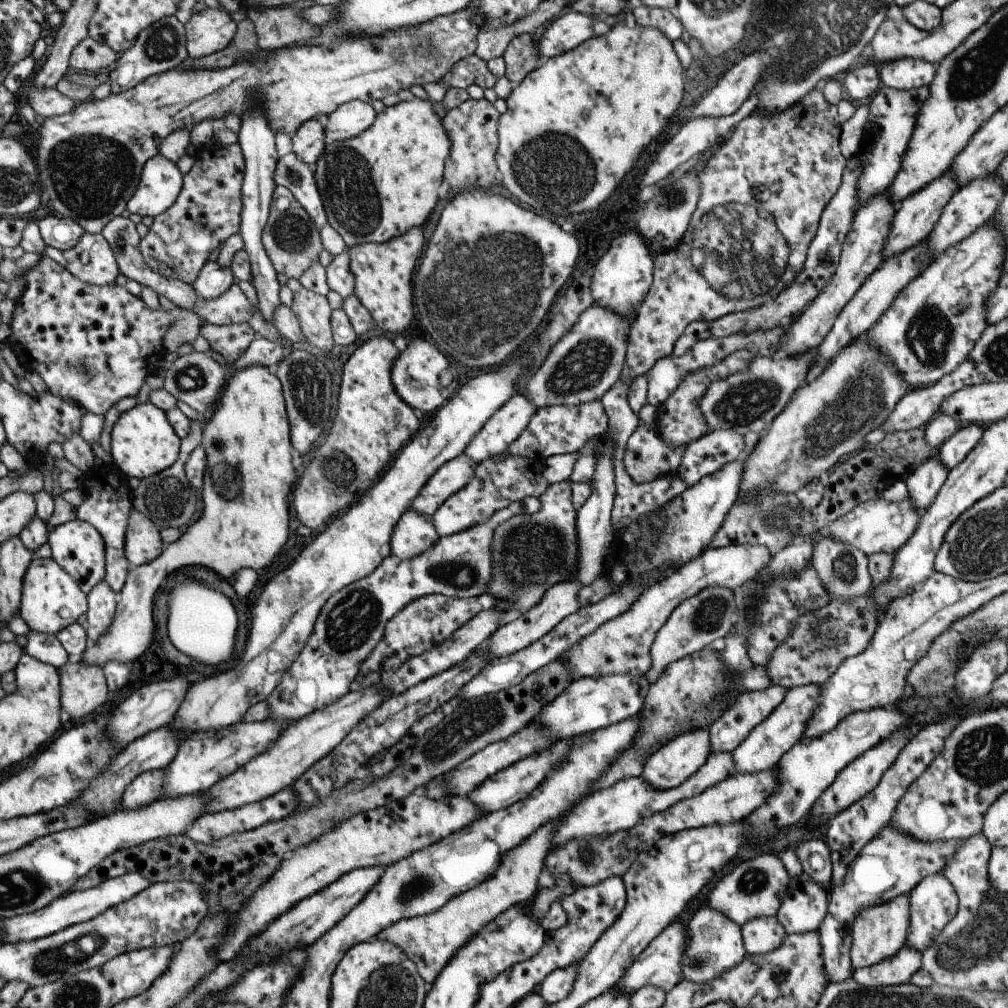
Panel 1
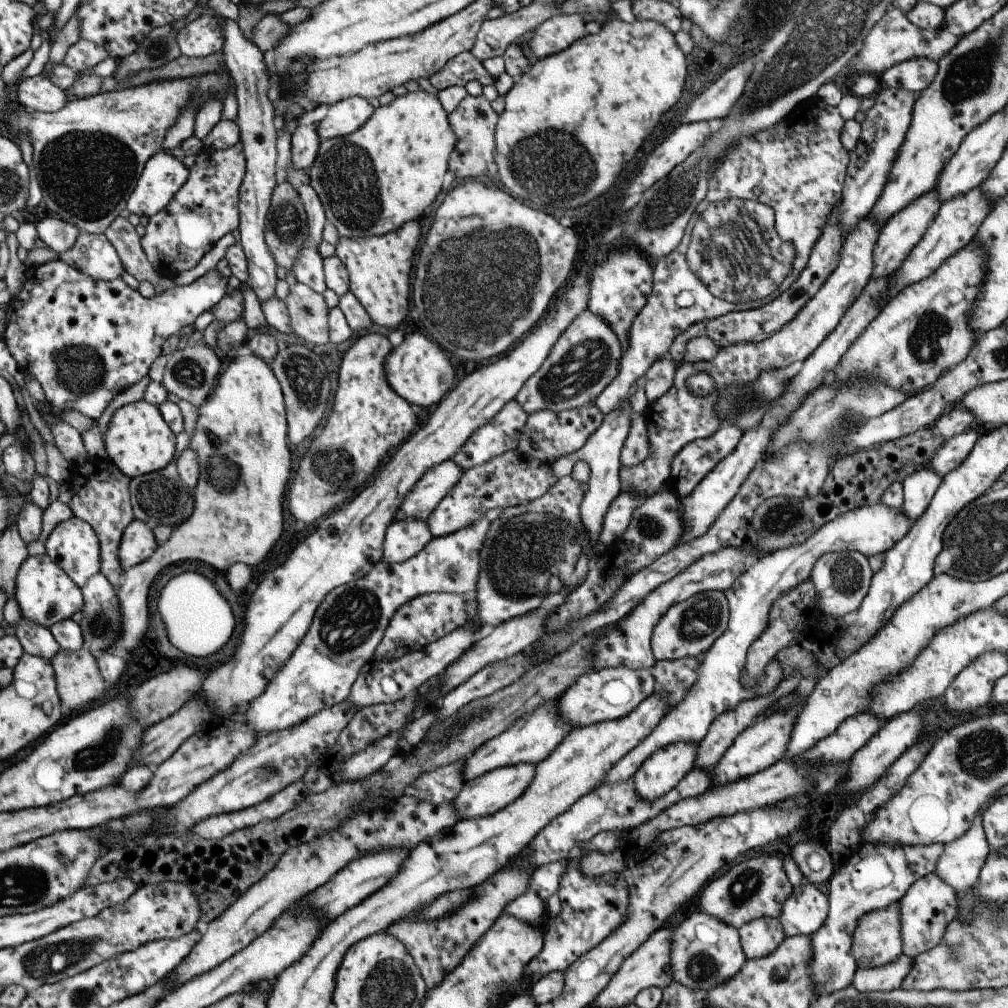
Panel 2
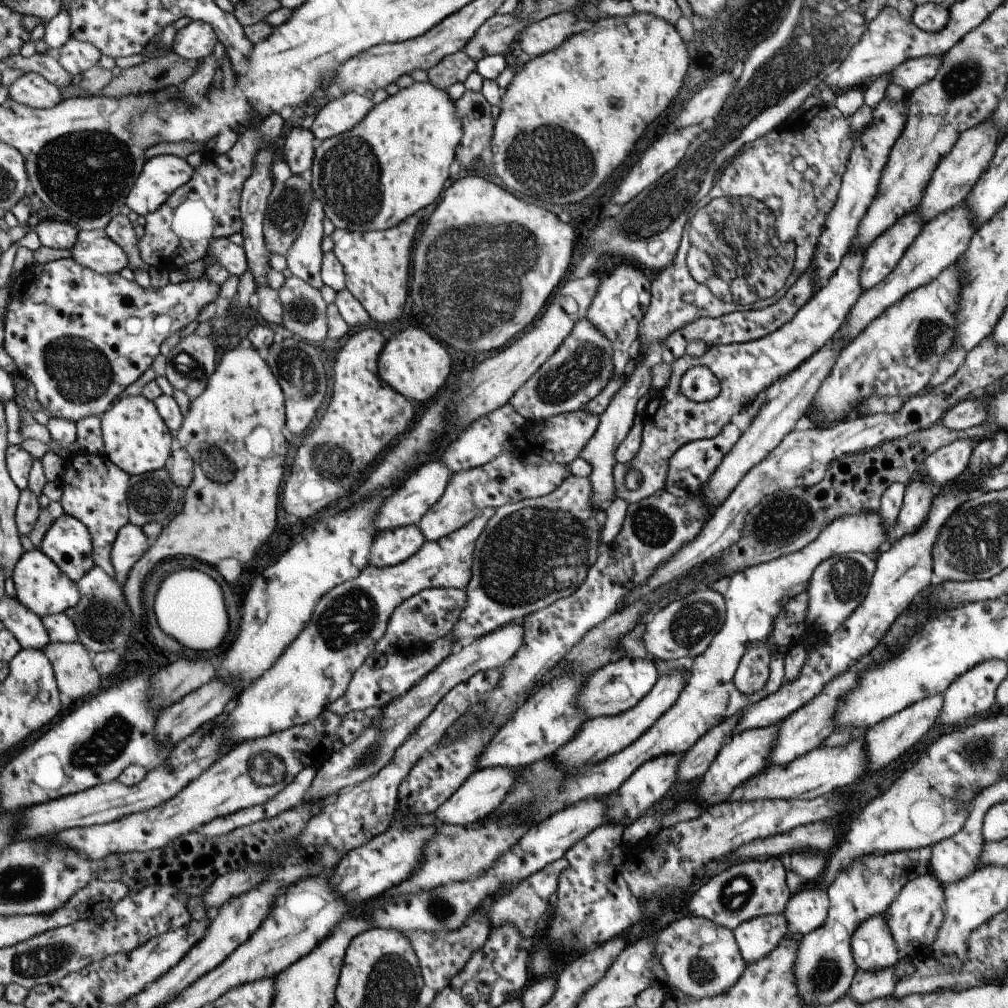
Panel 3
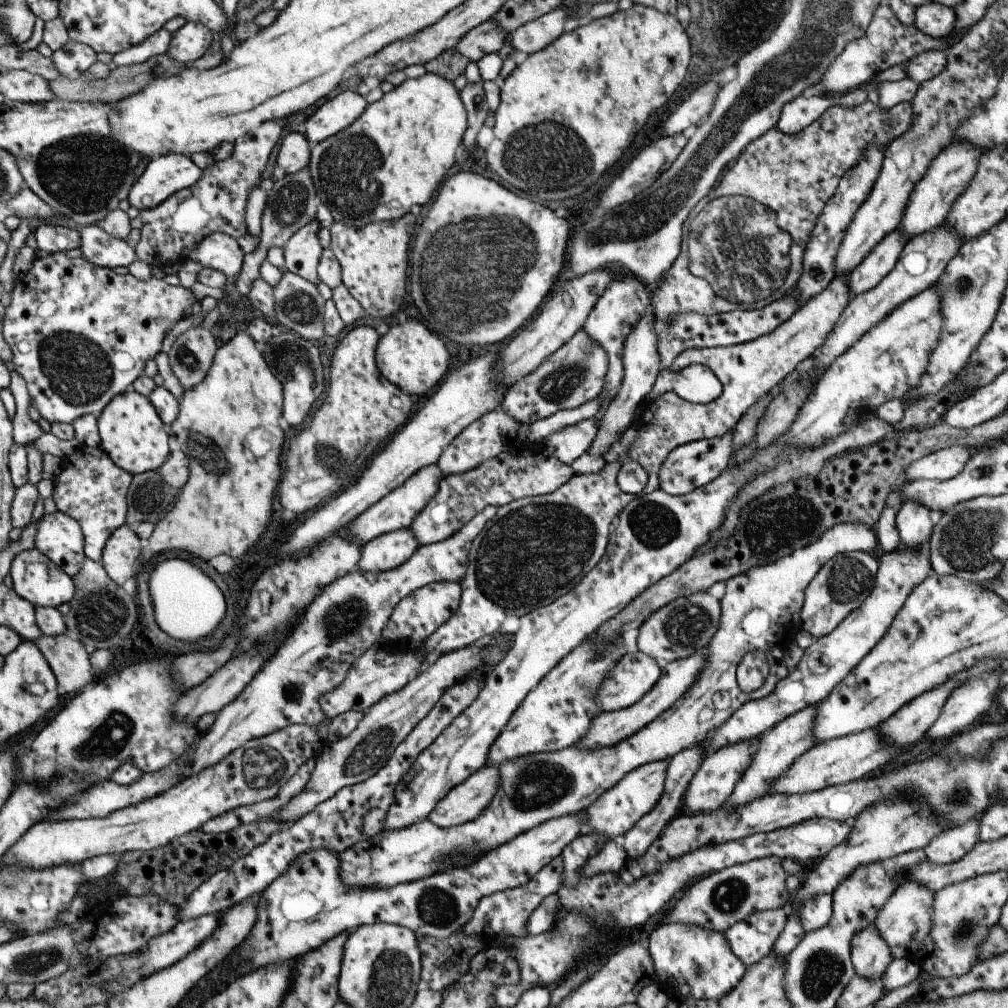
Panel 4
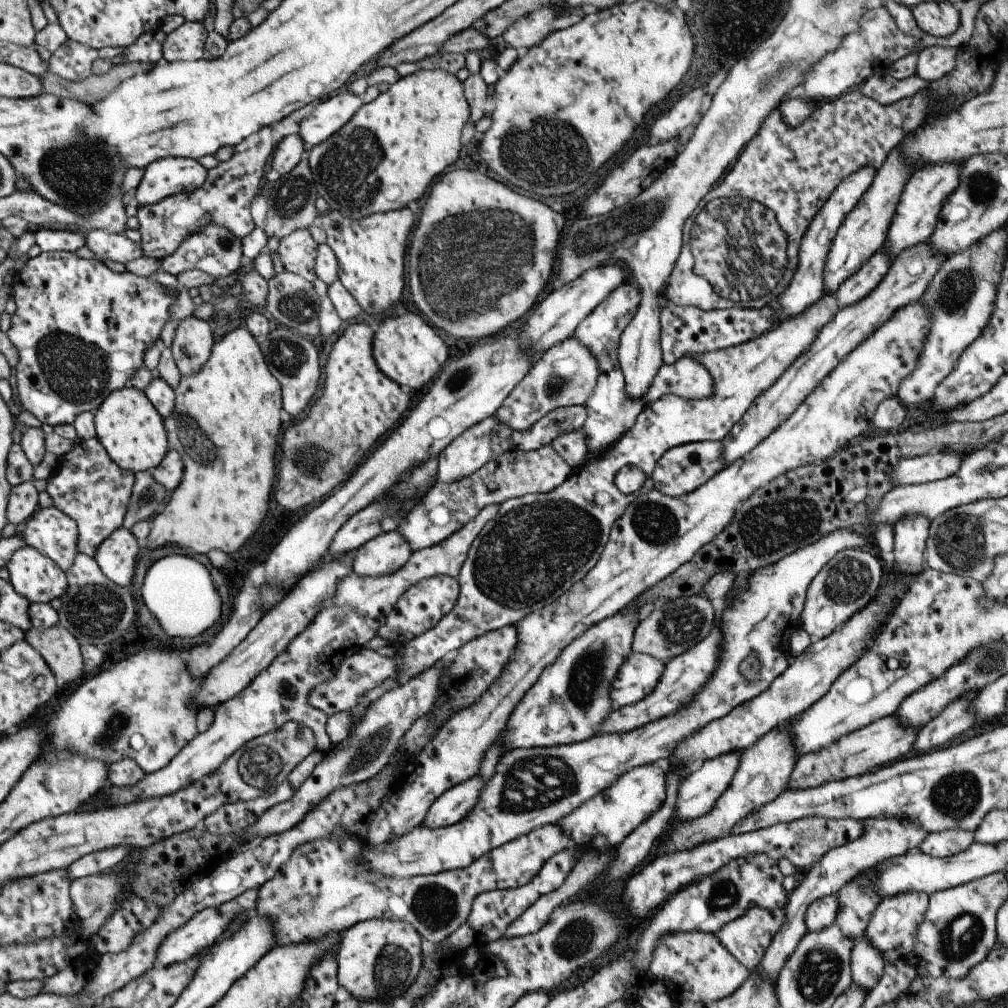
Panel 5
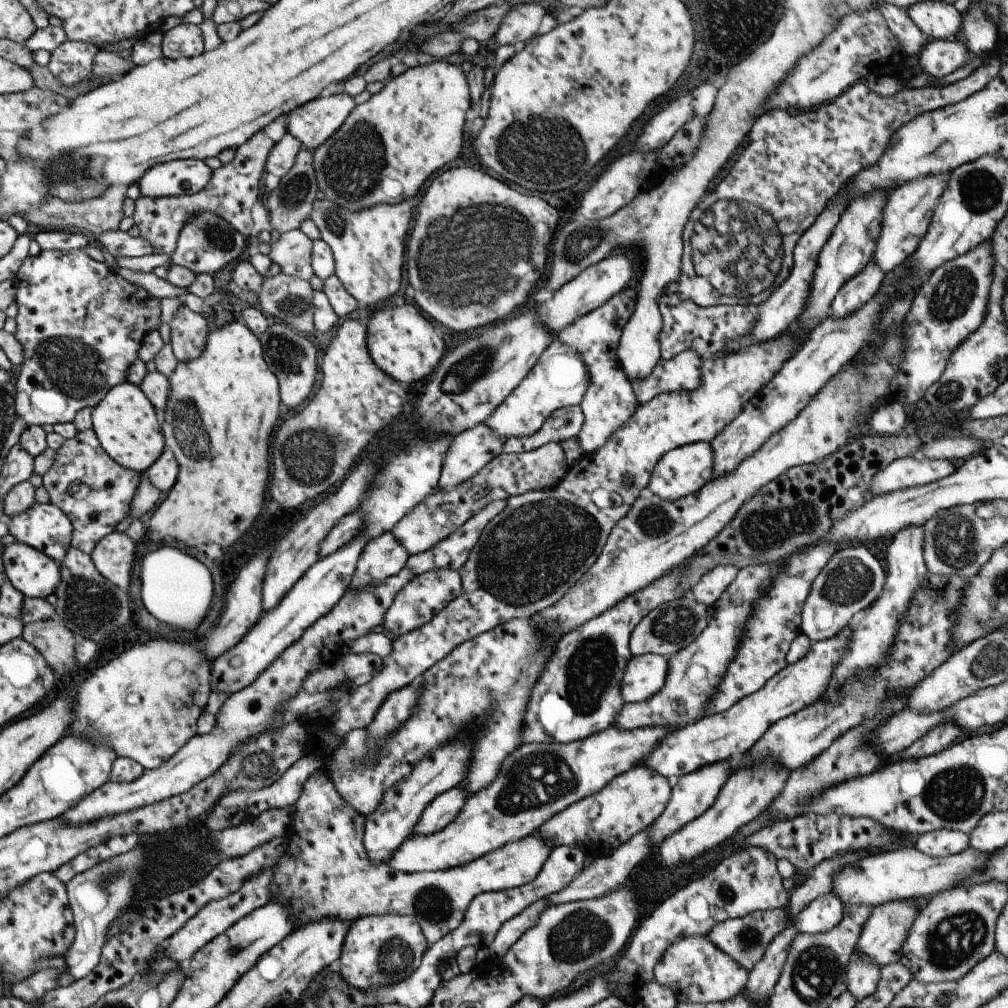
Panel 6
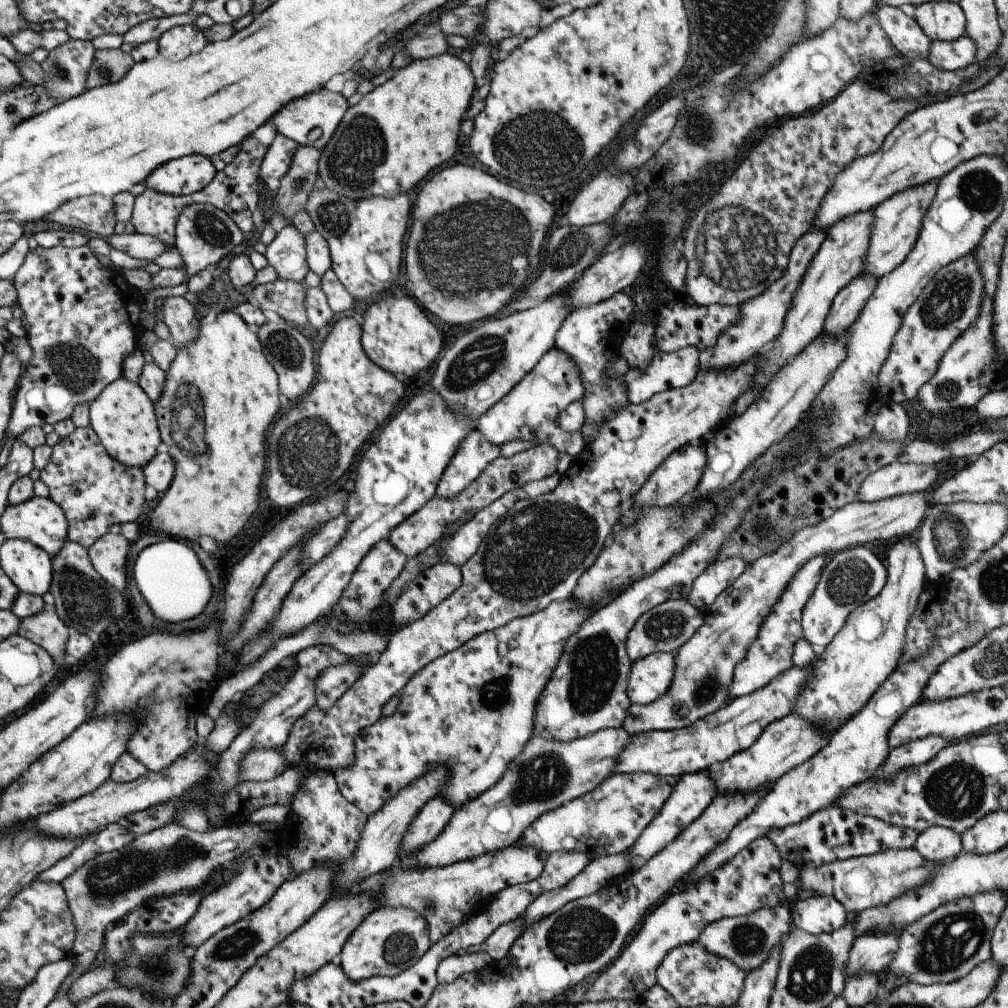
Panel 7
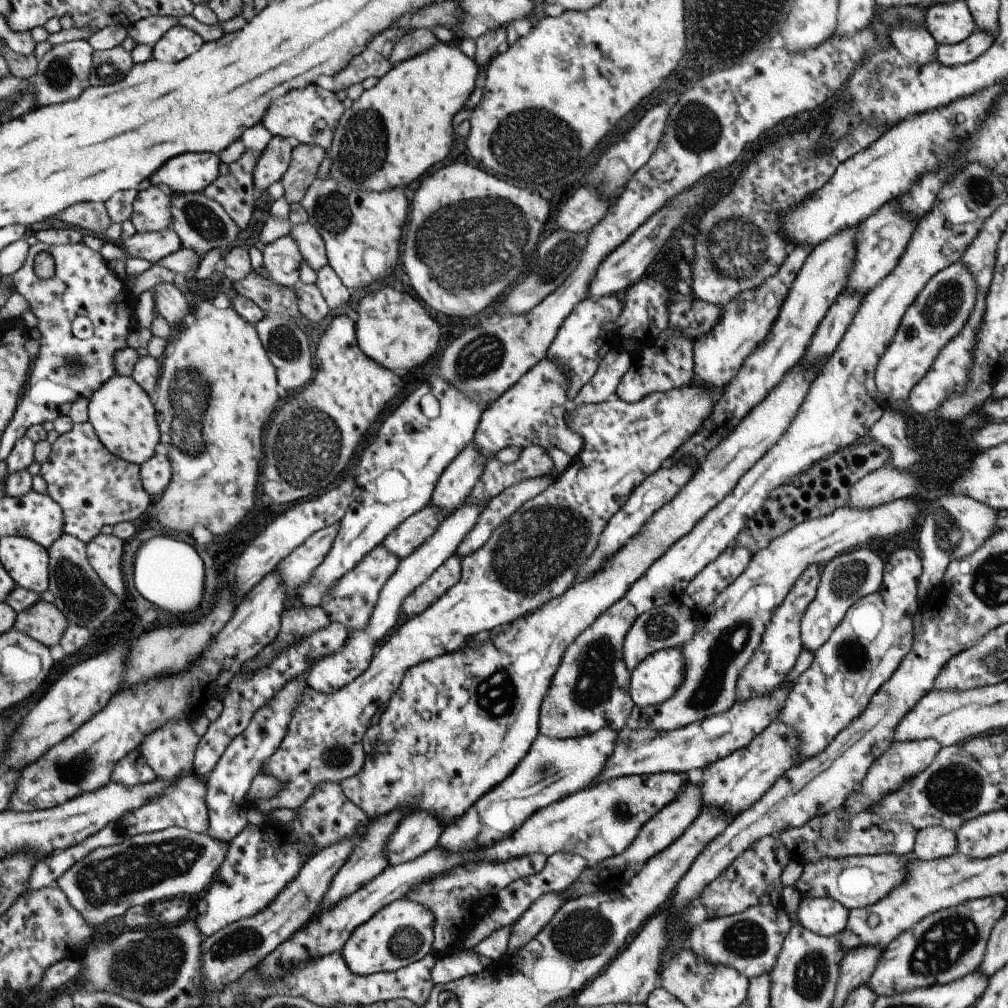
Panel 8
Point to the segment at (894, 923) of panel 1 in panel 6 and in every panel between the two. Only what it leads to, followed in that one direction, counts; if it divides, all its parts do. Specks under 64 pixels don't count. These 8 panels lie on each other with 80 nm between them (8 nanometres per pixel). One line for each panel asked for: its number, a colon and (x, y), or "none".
2: (875, 942)
3: (872, 948)
4: (869, 955)
5: (866, 964)
6: (862, 974)

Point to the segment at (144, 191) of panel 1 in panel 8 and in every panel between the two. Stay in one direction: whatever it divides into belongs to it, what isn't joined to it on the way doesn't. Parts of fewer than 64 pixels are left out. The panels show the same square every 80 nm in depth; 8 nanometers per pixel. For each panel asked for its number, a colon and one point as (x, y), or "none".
2: (161, 177)
3: (160, 176)
4: (163, 176)
5: (165, 177)
6: (183, 177)
7: (186, 176)
8: (189, 172)

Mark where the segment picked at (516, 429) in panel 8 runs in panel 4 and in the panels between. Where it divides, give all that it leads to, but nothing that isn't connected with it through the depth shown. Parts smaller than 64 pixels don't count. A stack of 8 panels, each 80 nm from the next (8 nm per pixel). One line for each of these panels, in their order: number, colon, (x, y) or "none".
4: (572, 376)
5: (563, 376)
6: (559, 379)
7: (528, 412)

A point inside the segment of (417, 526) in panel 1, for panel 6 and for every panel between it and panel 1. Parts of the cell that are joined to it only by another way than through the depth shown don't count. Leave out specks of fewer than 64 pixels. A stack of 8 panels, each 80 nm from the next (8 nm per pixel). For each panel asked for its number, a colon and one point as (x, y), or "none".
2: (404, 539)
3: (391, 547)
4: (389, 550)
5: (385, 553)
6: (383, 557)

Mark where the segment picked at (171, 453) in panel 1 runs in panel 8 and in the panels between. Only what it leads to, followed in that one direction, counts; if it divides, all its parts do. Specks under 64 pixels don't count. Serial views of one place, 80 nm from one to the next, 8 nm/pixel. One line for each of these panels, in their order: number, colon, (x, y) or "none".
2: (137, 441)
3: (134, 438)
4: (132, 435)
5: (128, 428)
6: (125, 423)
7: (122, 417)
8: (121, 414)

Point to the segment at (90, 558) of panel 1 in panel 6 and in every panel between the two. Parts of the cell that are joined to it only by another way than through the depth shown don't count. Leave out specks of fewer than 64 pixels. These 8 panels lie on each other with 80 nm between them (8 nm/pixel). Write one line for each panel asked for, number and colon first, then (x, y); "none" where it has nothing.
2: (72, 545)
3: (67, 544)
4: (59, 537)
5: (49, 532)
6: (43, 526)

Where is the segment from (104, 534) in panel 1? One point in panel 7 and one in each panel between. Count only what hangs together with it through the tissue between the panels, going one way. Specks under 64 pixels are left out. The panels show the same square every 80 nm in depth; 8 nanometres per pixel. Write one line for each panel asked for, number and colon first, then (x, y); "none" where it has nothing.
2: (100, 495)
3: (94, 491)
4: (90, 489)
5: (88, 488)
6: (94, 493)
7: (94, 491)

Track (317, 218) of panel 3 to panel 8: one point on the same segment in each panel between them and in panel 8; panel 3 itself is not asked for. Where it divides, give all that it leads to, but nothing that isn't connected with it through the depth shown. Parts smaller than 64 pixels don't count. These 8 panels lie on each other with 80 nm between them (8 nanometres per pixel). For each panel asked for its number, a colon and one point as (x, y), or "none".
4: (301, 252)
5: (297, 251)
6: (291, 251)
7: (285, 253)
8: (280, 258)

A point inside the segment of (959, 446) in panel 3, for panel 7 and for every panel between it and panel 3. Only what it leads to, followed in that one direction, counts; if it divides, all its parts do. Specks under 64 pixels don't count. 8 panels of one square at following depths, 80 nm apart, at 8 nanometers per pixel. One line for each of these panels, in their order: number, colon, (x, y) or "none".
4: (943, 464)
5: (931, 466)
6: (907, 472)
7: (896, 478)

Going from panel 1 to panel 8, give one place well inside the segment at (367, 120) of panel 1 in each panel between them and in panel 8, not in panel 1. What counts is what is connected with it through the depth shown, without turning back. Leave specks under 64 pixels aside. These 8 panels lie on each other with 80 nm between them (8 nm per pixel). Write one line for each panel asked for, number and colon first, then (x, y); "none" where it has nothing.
2: (342, 118)
3: (343, 112)
4: (334, 115)
5: (326, 117)
6: (312, 124)
7: (310, 122)
8: (308, 115)

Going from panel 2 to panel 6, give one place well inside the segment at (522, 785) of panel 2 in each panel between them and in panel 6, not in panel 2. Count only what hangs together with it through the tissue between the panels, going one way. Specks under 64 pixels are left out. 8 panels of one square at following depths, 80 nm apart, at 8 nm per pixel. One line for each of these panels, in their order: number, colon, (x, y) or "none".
3: (480, 793)
4: (468, 799)
5: (454, 804)
6: (443, 809)

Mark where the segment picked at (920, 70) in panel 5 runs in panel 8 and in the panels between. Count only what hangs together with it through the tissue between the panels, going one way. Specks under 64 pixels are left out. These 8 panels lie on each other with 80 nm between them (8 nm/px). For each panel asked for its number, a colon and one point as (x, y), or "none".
6: (939, 58)
7: (959, 53)
8: (972, 47)

